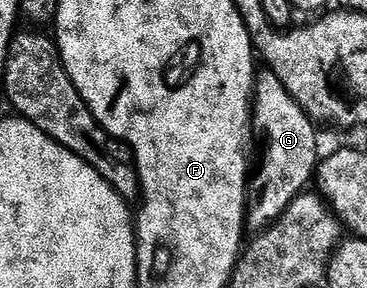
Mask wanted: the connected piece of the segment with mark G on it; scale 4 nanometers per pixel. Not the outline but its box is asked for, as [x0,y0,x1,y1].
[246,68,320,231]

